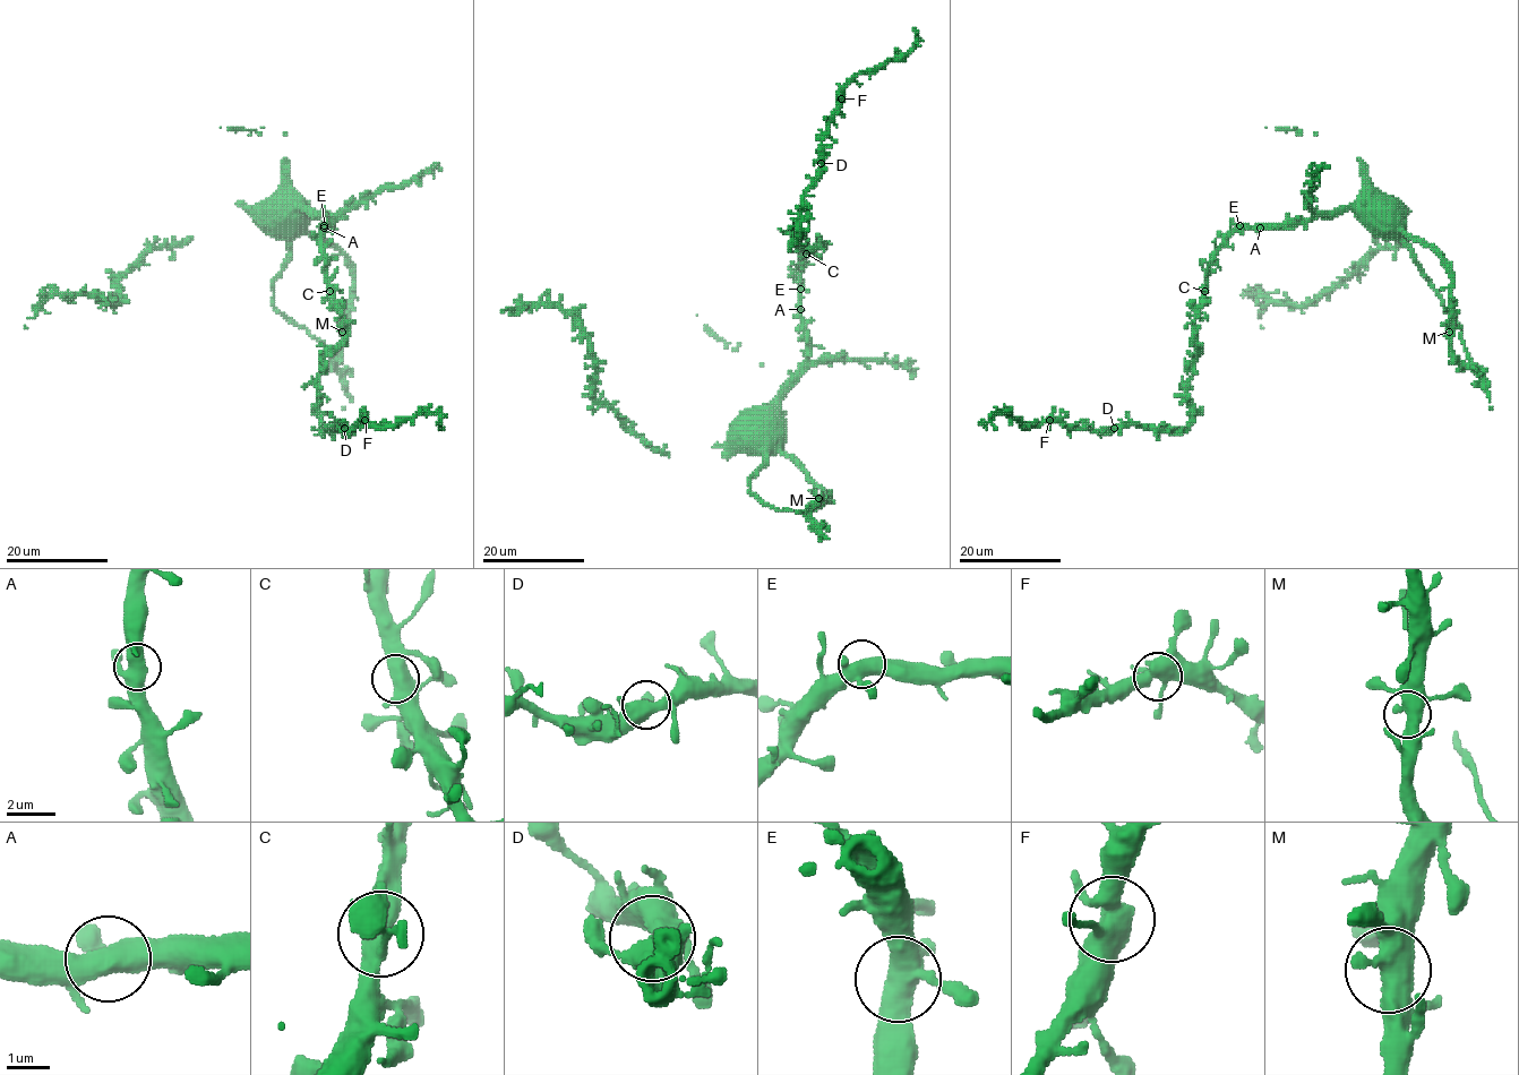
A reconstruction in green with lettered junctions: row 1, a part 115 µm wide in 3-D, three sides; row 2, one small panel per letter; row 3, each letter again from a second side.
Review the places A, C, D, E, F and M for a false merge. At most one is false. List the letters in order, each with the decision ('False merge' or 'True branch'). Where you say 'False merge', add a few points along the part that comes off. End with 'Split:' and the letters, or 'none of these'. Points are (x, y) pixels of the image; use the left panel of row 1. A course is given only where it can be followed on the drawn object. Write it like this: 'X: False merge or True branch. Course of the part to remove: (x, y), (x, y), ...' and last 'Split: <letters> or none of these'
A: True branch
C: True branch
D: True branch
E: True branch
F: True branch
M: True branch
Split: none of these

